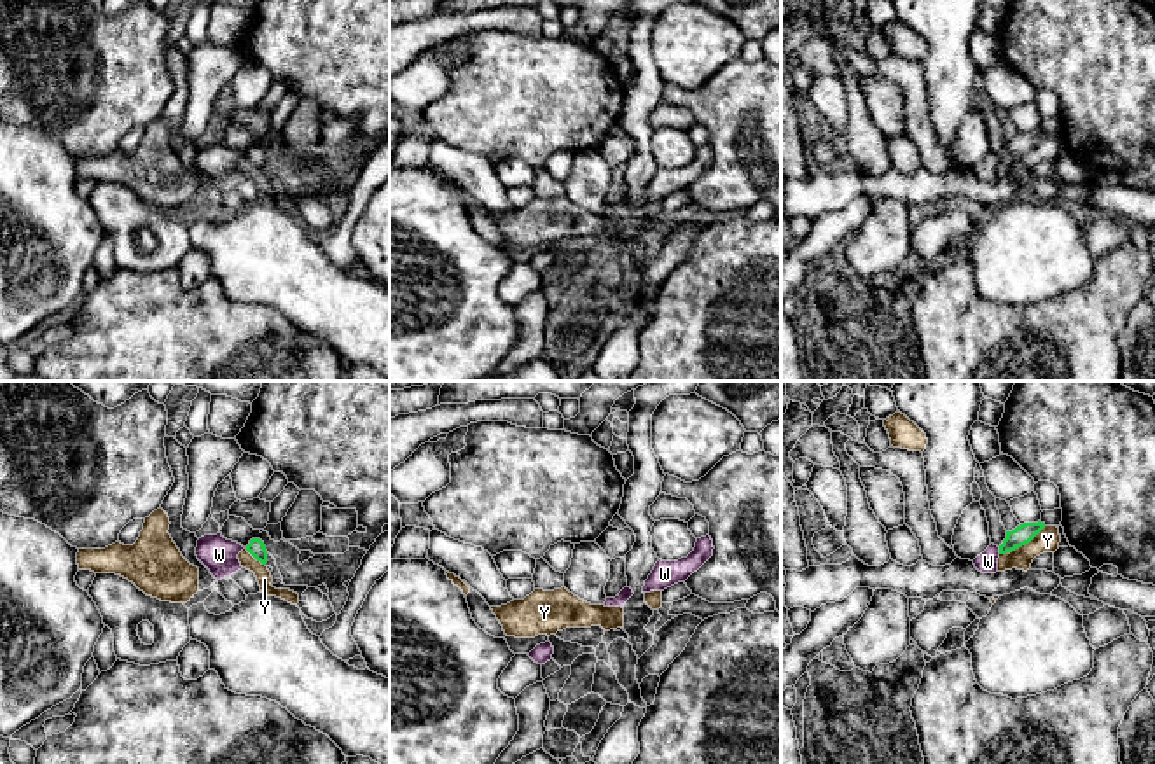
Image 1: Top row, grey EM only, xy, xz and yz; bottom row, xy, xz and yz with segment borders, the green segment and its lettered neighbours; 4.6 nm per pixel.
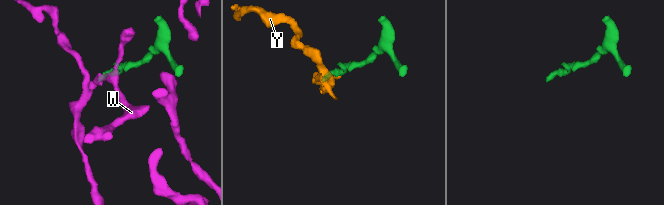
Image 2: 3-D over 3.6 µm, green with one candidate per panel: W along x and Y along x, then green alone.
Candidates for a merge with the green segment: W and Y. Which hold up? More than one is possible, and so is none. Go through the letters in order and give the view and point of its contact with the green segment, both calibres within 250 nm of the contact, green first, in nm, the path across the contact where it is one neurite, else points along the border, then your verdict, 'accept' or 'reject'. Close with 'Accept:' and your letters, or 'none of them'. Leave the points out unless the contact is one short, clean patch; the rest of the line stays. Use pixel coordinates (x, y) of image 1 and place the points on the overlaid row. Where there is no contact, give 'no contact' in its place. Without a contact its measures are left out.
W: contact yz (1000, 551); calibres 90 and 100 nm; border yz (998, 548), (1000, 553); reject
Y: contact yz (1023, 544); calibres 90 and 110 nm; border yz (1045, 527), (1028, 542), (1000, 555); reject
Accept: none of them

